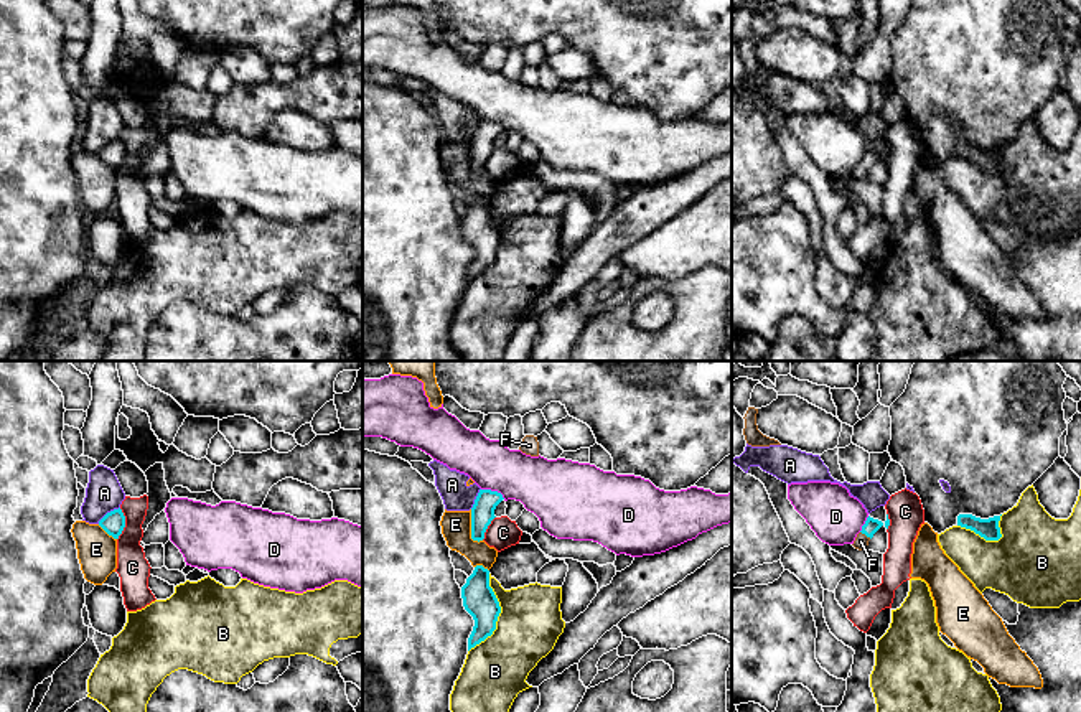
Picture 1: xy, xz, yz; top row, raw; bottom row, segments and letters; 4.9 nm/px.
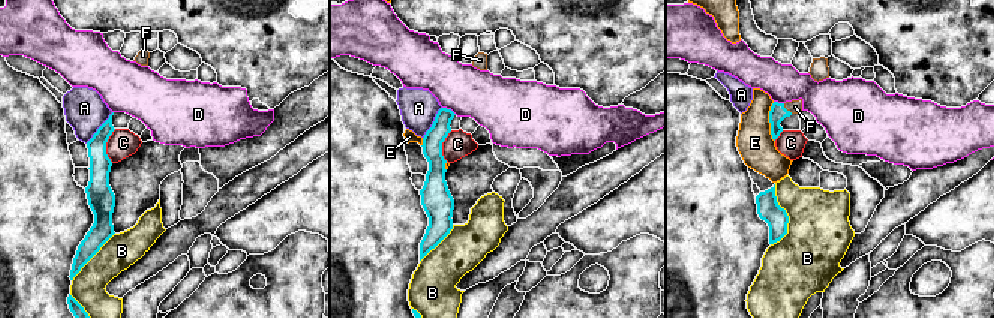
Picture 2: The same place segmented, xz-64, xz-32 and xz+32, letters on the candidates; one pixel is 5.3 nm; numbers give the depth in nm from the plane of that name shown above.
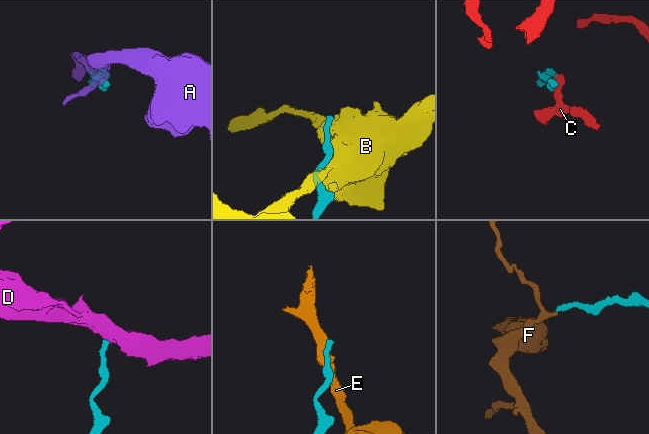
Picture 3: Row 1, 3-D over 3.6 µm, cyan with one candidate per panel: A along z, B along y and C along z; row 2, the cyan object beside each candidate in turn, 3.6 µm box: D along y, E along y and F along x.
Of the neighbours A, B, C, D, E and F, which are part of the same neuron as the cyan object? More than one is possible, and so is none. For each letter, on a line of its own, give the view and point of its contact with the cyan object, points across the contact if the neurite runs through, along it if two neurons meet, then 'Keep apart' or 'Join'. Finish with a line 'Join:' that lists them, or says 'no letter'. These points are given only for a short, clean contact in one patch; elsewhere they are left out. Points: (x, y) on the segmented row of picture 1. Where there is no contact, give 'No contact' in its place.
A: Touches cyan at xy (107, 513). Keep apart
B: Touches cyan at xz (498, 615). Keep apart
C: Touches cyan at xy (124, 524). Boundary: xy (121, 508), (124, 529), (117, 539). Keep apart
D: Touches cyan at xz (493, 491). Boundary: xz (482, 488), (498, 491), (505, 498). Keep apart
E: Touches cyan at xz (472, 528). Boundary: xz (470, 510), (470, 536), (478, 543). Keep apart
F: Touches cyan at yz (865, 534). Path across: yz (870, 526), (865, 534), (861, 541). Join
Join: F

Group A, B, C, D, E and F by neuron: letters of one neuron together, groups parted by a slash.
A / B / C / D / E / F

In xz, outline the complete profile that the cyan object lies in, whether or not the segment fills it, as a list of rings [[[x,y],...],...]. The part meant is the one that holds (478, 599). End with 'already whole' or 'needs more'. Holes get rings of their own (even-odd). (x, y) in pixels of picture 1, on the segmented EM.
[[[476,565],[461,587],[465,610],[473,616],[475,626],[468,638],[468,651],[484,641],[496,630],[501,613],[499,602],[489,587],[489,570]]]; already whole

